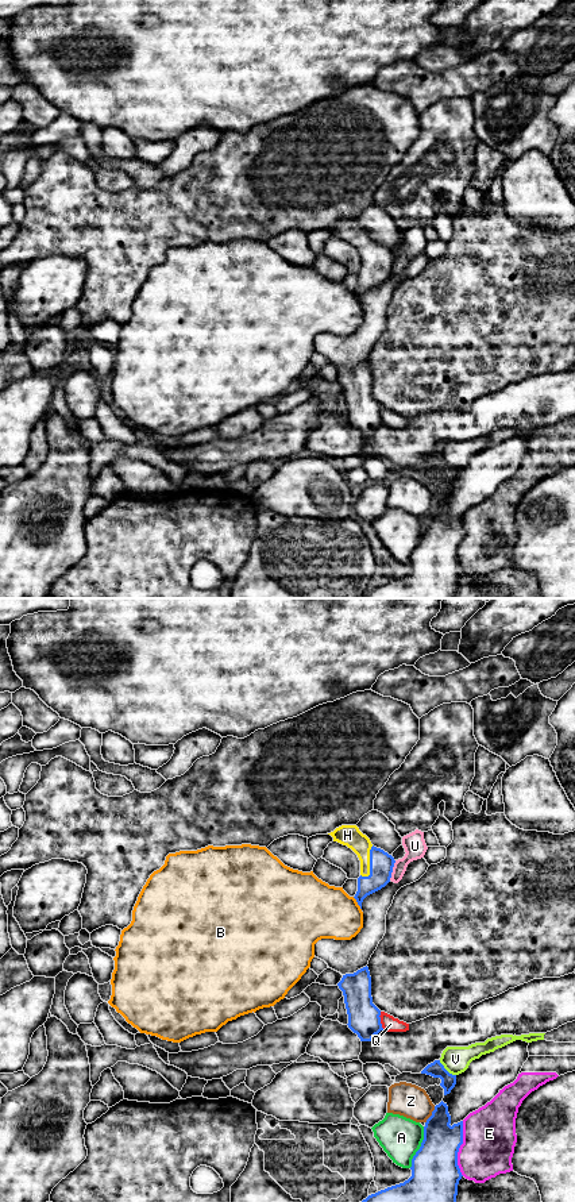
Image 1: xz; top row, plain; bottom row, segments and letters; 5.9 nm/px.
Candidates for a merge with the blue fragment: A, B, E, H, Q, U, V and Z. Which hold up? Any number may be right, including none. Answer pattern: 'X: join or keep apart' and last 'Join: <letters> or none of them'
A: keep apart
B: keep apart
E: keep apart
H: join
Q: keep apart
U: keep apart
V: keep apart
Z: keep apart
Join: H

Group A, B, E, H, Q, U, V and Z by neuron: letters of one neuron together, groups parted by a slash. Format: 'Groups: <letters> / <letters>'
Groups: A / B / E / H / Q / U / V / Z

